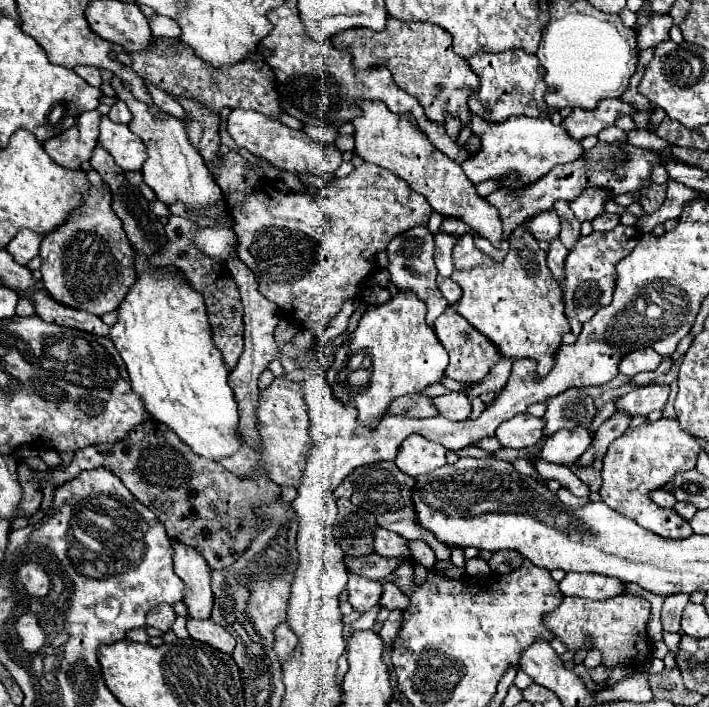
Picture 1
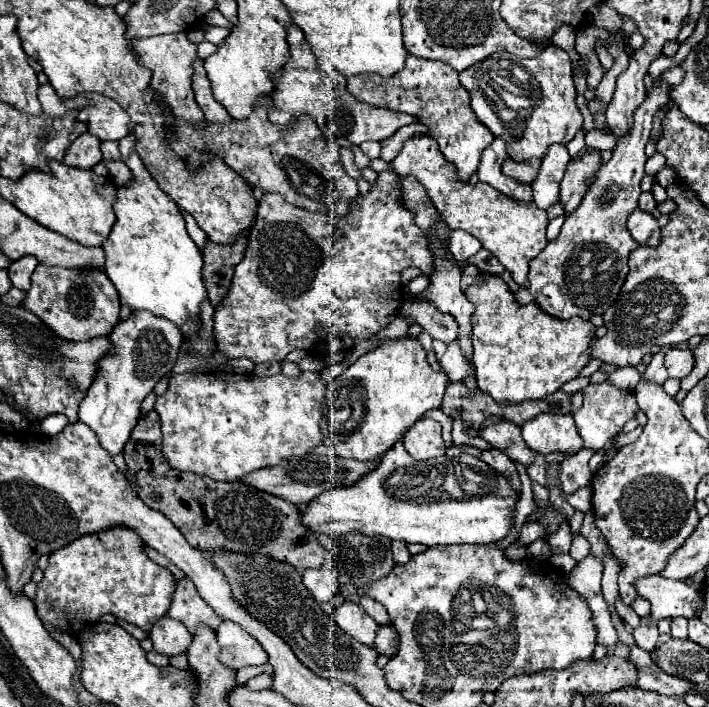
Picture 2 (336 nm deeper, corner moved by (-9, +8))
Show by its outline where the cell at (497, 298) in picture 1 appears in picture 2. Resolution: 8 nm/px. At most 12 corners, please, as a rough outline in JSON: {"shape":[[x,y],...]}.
{"shape":[[496,274],[466,298],[478,388],[542,400],[590,362],[596,326],[520,304]]}

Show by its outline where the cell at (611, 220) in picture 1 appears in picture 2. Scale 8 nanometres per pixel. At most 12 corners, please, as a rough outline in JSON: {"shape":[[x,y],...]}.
{"shape":[[634,208],[628,230],[638,244],[660,242],[660,226],[650,212]]}

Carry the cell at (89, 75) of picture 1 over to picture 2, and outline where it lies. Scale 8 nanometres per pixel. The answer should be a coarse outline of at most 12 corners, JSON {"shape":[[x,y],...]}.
{"shape":[[136,136],[102,244],[120,302],[200,322],[202,254]]}

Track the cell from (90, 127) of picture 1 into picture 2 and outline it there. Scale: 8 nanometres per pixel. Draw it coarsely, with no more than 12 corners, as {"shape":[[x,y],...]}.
{"shape":[[80,134],[64,164],[90,170],[102,160],[100,140]]}

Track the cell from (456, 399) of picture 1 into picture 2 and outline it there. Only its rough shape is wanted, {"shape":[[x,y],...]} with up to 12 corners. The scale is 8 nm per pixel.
{"shape":[[502,420],[480,428],[480,436],[530,464],[534,452],[524,444],[520,426]]}

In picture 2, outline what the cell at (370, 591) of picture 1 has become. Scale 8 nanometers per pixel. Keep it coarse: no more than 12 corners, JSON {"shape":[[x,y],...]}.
{"shape":[[344,602],[336,624],[366,646],[378,624],[356,602]]}

